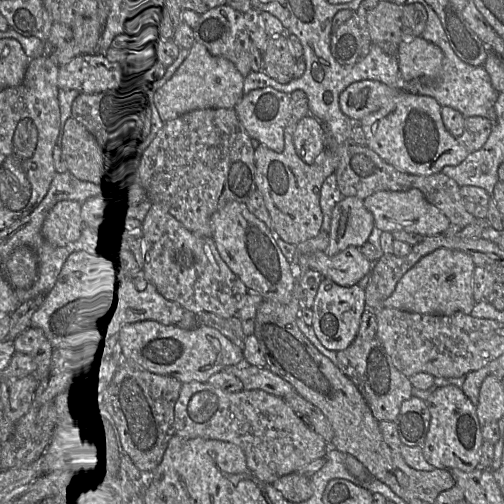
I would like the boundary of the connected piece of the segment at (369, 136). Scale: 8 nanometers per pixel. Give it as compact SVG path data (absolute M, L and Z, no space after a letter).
M400 91L377 111L365 116L359 124L366 135L367 146L376 152L386 163L401 172L429 176L442 172L445 166L456 166L463 162L469 152L445 127L440 104L430 96Z

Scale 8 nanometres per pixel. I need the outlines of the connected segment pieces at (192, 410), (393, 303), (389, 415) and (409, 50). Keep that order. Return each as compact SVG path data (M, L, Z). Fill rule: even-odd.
M209 382L183 383L174 407L174 434L231 442L241 447L251 472L266 484L325 457L330 444L285 402L263 390L226 392Z
M439 248L422 257L398 281L383 307L430 315L451 315L462 312L470 315L476 301L473 296L475 263L470 255Z
M375 336L370 339L356 337L345 349L336 351L337 366L359 389L377 421L395 421L402 402L412 396L409 377L393 364L382 342Z
M421 37L409 38L398 46L398 65L406 80L434 79L441 70L441 48Z

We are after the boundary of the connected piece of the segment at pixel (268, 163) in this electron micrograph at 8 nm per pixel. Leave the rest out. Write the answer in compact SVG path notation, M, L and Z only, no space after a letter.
M302 90L293 91L291 114L284 131L284 150L281 153L259 144L254 149L256 168L256 187L263 197L265 206L272 220L272 233L287 243L297 245L316 237L321 231L323 213L320 207L321 187L325 179L333 174L339 158L335 152L325 148L315 163L308 165L296 153L293 133L298 122L309 114L308 99Z

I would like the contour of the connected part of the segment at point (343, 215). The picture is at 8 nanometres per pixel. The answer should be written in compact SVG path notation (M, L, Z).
M354 196L345 197L333 208L329 232L329 245L325 253L328 256L334 256L349 246L362 247L368 242L368 238L374 227L374 217L365 207L364 200Z

